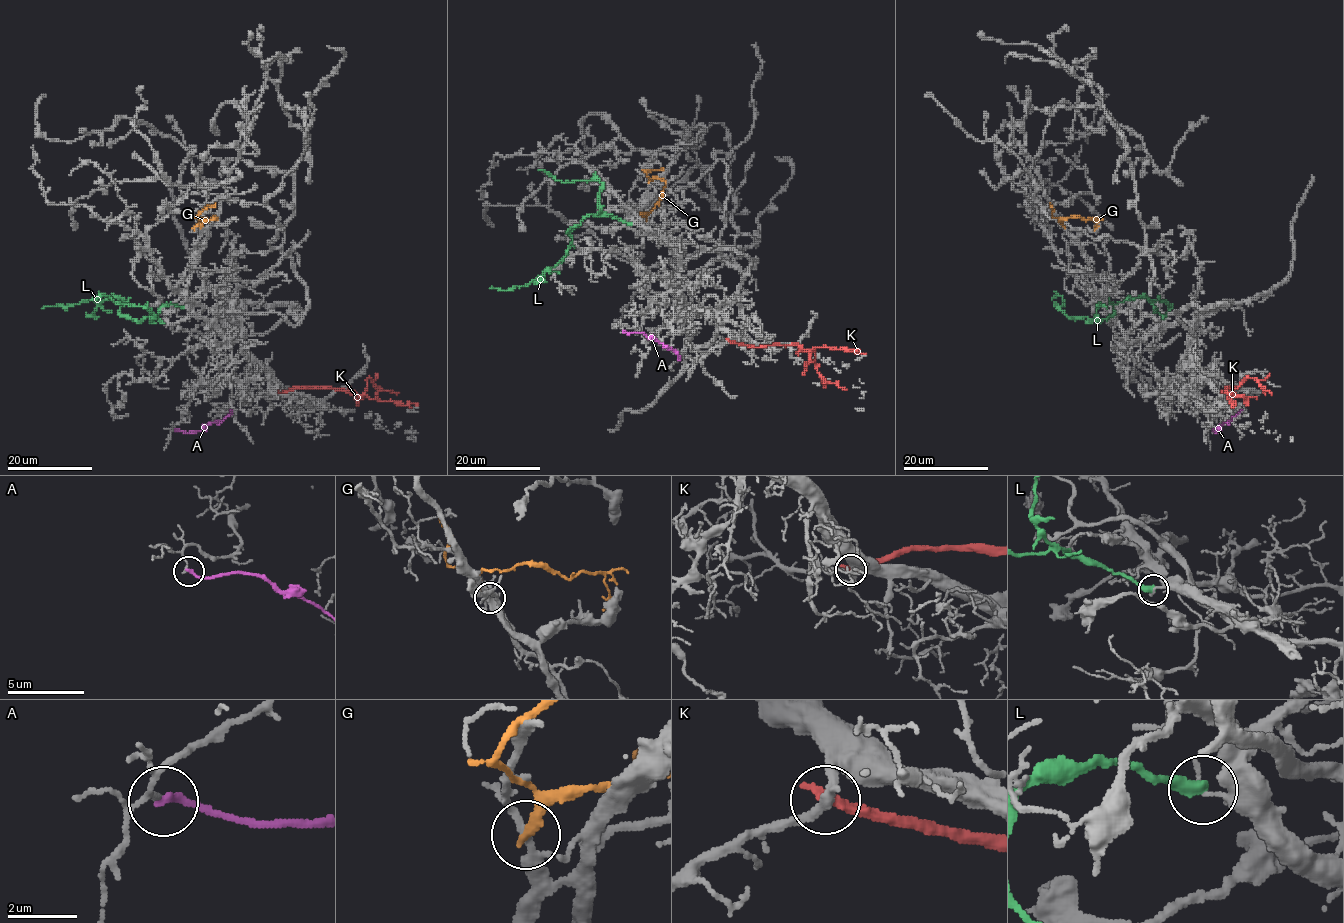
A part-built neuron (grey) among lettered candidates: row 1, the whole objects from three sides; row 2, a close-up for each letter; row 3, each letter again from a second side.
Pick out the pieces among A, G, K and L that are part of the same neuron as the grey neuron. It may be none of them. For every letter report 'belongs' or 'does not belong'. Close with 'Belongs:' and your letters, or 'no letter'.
A: does not belong
G: does not belong
K: does not belong
L: does not belong
Belongs: no letter

